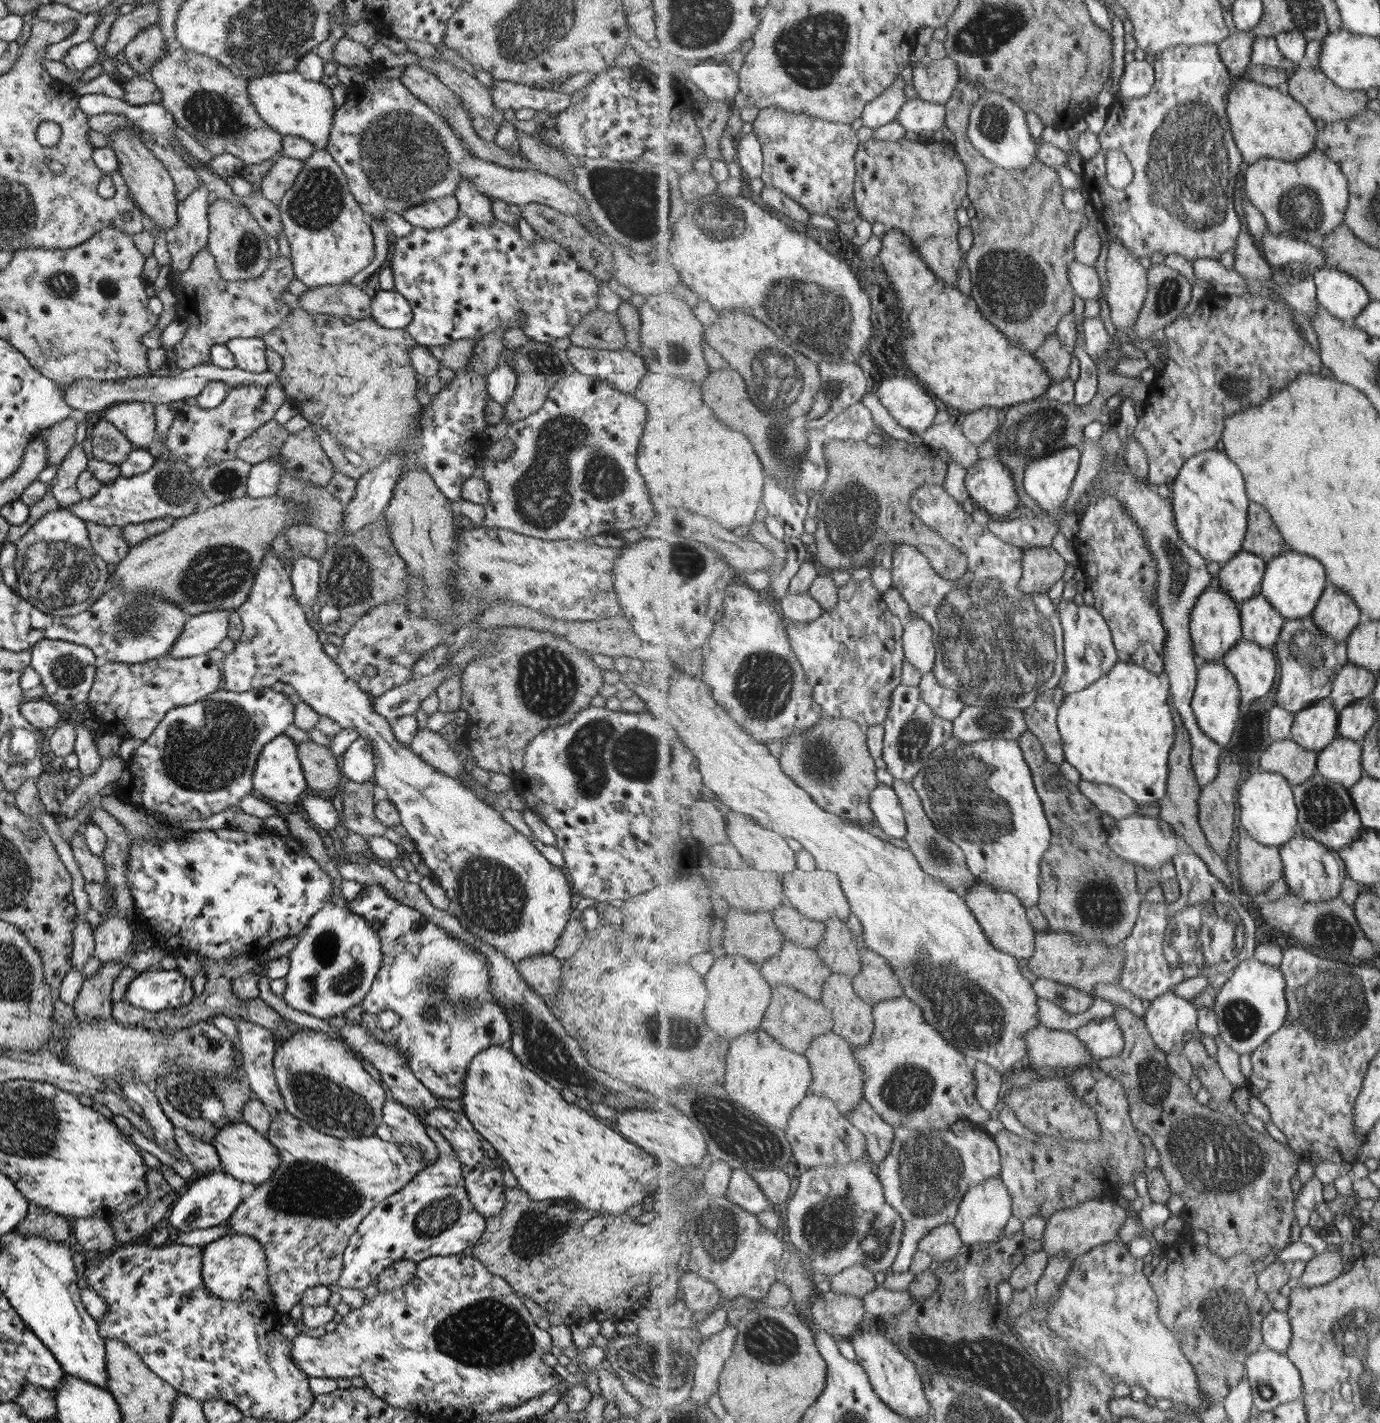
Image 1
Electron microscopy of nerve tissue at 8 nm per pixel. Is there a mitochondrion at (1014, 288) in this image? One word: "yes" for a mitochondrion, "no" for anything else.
yes

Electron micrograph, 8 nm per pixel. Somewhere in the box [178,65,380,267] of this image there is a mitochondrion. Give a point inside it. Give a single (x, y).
(317, 202)

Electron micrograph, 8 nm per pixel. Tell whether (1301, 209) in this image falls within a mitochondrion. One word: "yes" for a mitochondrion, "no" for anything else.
yes

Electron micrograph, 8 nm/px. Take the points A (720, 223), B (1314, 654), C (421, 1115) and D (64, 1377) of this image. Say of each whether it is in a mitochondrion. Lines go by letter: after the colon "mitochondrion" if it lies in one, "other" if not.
A: mitochondrion
B: mitochondrion
C: other
D: other

